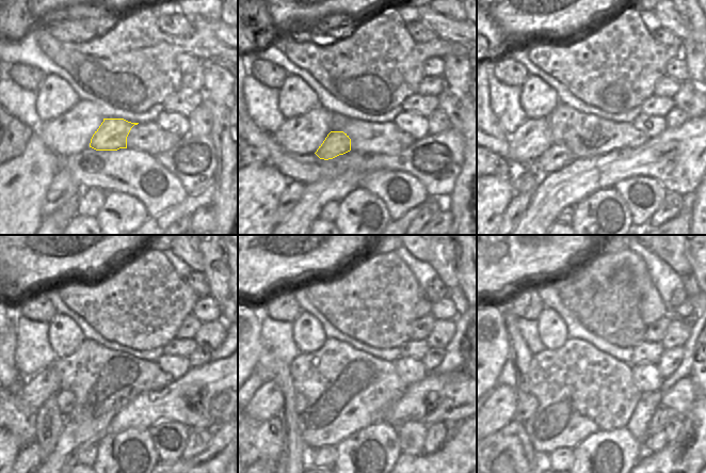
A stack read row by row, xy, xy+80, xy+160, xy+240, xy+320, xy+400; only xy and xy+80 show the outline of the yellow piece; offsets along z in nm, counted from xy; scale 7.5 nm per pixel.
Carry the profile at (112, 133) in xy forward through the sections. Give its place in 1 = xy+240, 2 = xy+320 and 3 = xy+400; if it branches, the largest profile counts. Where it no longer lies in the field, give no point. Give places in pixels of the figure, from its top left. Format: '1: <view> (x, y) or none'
1: xy+240 (66, 401)
2: xy+320 (300, 401)
3: xy+400 (527, 406)

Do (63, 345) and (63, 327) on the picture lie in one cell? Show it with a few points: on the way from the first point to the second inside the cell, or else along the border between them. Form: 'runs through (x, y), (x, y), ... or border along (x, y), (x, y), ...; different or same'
runs through (63, 341), (63, 331); same

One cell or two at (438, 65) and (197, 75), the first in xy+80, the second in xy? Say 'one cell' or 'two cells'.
two cells

